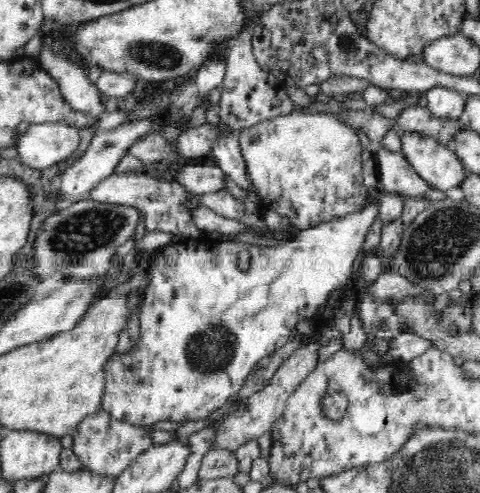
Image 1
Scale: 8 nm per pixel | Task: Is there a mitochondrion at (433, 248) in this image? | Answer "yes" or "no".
yes

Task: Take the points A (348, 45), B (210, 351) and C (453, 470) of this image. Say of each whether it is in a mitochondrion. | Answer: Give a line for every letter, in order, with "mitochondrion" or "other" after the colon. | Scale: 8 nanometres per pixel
A: mitochondrion
B: mitochondrion
C: mitochondrion

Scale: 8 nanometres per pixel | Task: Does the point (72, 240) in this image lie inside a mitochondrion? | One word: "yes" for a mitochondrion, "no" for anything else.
yes

